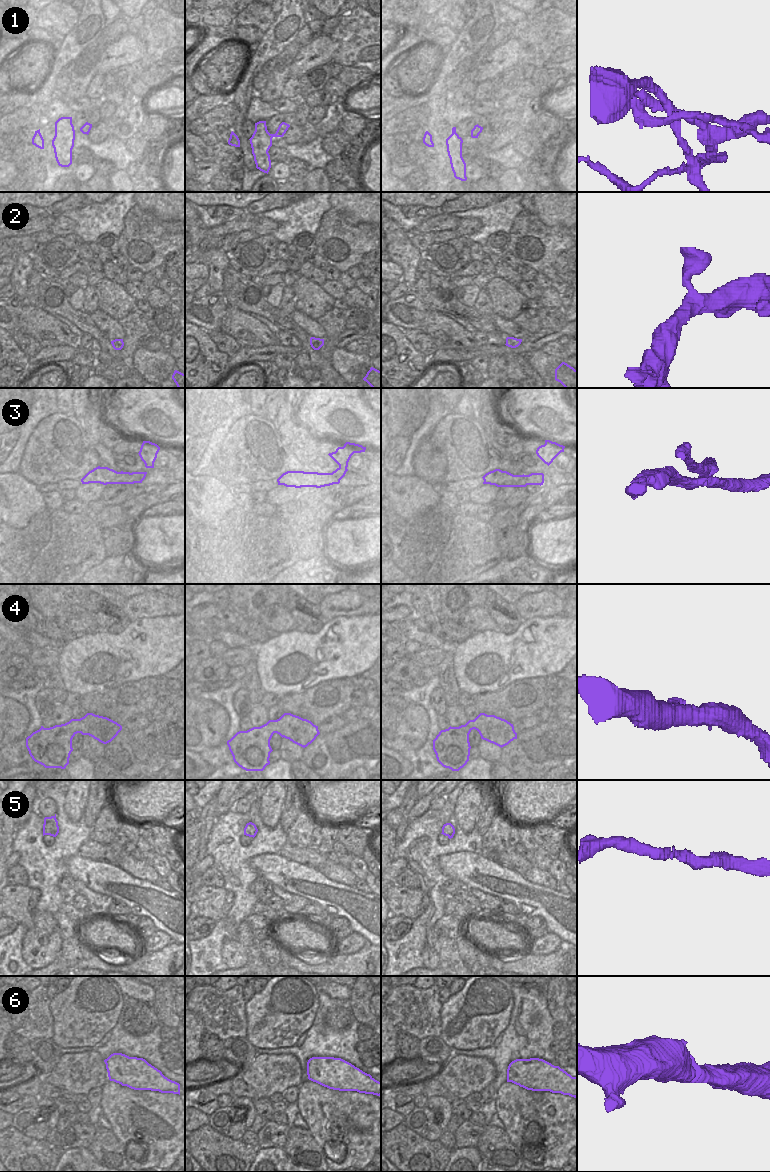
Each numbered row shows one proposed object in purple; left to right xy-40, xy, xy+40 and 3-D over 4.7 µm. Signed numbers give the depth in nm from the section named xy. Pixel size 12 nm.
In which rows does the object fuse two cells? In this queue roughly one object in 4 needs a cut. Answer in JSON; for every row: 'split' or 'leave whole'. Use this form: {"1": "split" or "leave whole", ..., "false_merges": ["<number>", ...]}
{"1": "leave whole", "2": "leave whole", "3": "split", "4": "leave whole", "5": "leave whole", "6": "leave whole", "false_merges": ["3"]}

